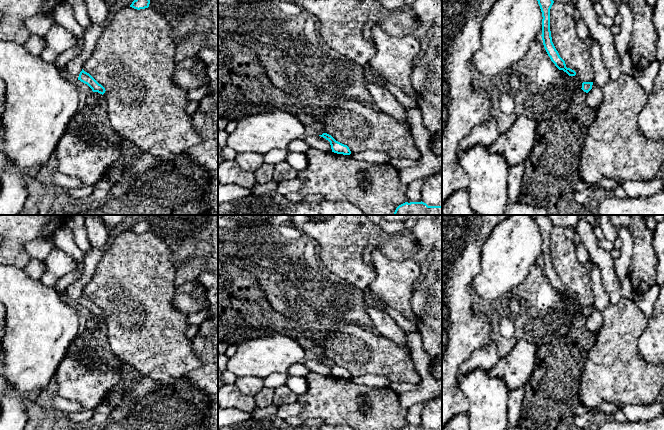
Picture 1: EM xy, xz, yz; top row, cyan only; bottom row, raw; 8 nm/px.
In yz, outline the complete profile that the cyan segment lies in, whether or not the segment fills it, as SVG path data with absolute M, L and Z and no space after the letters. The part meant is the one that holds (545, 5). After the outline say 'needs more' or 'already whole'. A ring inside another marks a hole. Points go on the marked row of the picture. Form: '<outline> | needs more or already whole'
M537 0L542 12L542 40L544 48L550 57L551 61L559 70L563 70L569 76L575 76L576 72L566 67L565 61L560 57L556 50L551 37L550 31L550 9L554 3L553 0Z | already whole

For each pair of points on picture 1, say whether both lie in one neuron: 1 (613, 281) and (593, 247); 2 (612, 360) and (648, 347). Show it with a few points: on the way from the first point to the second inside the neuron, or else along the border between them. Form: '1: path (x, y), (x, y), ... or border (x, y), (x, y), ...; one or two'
1: path (608, 273), (605, 262), (598, 255); one
2: border (645, 327), (638, 339), (638, 351), (653, 364); two

